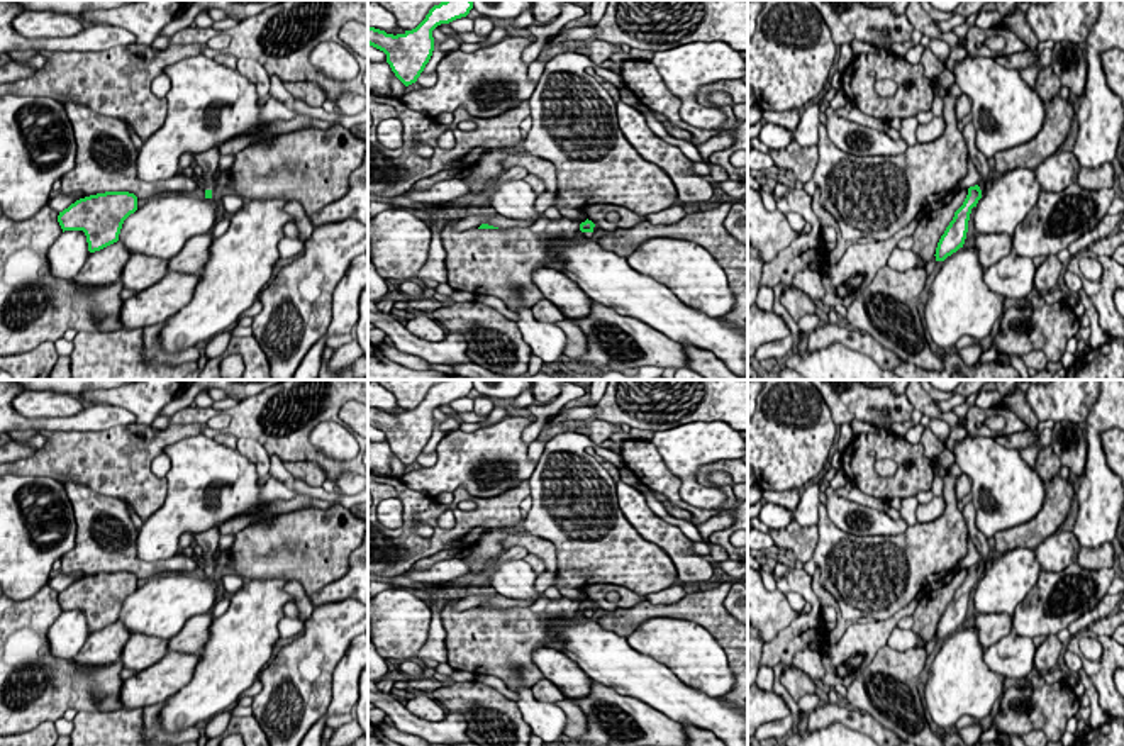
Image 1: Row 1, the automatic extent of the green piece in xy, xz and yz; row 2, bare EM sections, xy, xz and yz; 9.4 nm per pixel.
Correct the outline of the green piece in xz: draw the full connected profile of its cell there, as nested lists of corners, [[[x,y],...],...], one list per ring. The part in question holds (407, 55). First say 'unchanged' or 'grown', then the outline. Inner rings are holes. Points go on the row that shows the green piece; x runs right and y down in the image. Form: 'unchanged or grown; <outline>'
unchanged; [[[444,0],[434,5],[415,29],[403,34],[393,36],[368,27],[368,44],[387,54],[387,63],[395,76],[409,86],[417,81],[432,56],[432,31],[441,24],[466,17],[471,8],[471,0]]]

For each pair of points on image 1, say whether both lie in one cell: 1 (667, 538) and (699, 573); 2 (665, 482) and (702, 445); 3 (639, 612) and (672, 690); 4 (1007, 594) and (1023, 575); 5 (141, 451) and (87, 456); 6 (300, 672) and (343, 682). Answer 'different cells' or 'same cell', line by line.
1: same cell
2: different cells
3: different cells
4: same cell
5: same cell
6: different cells

